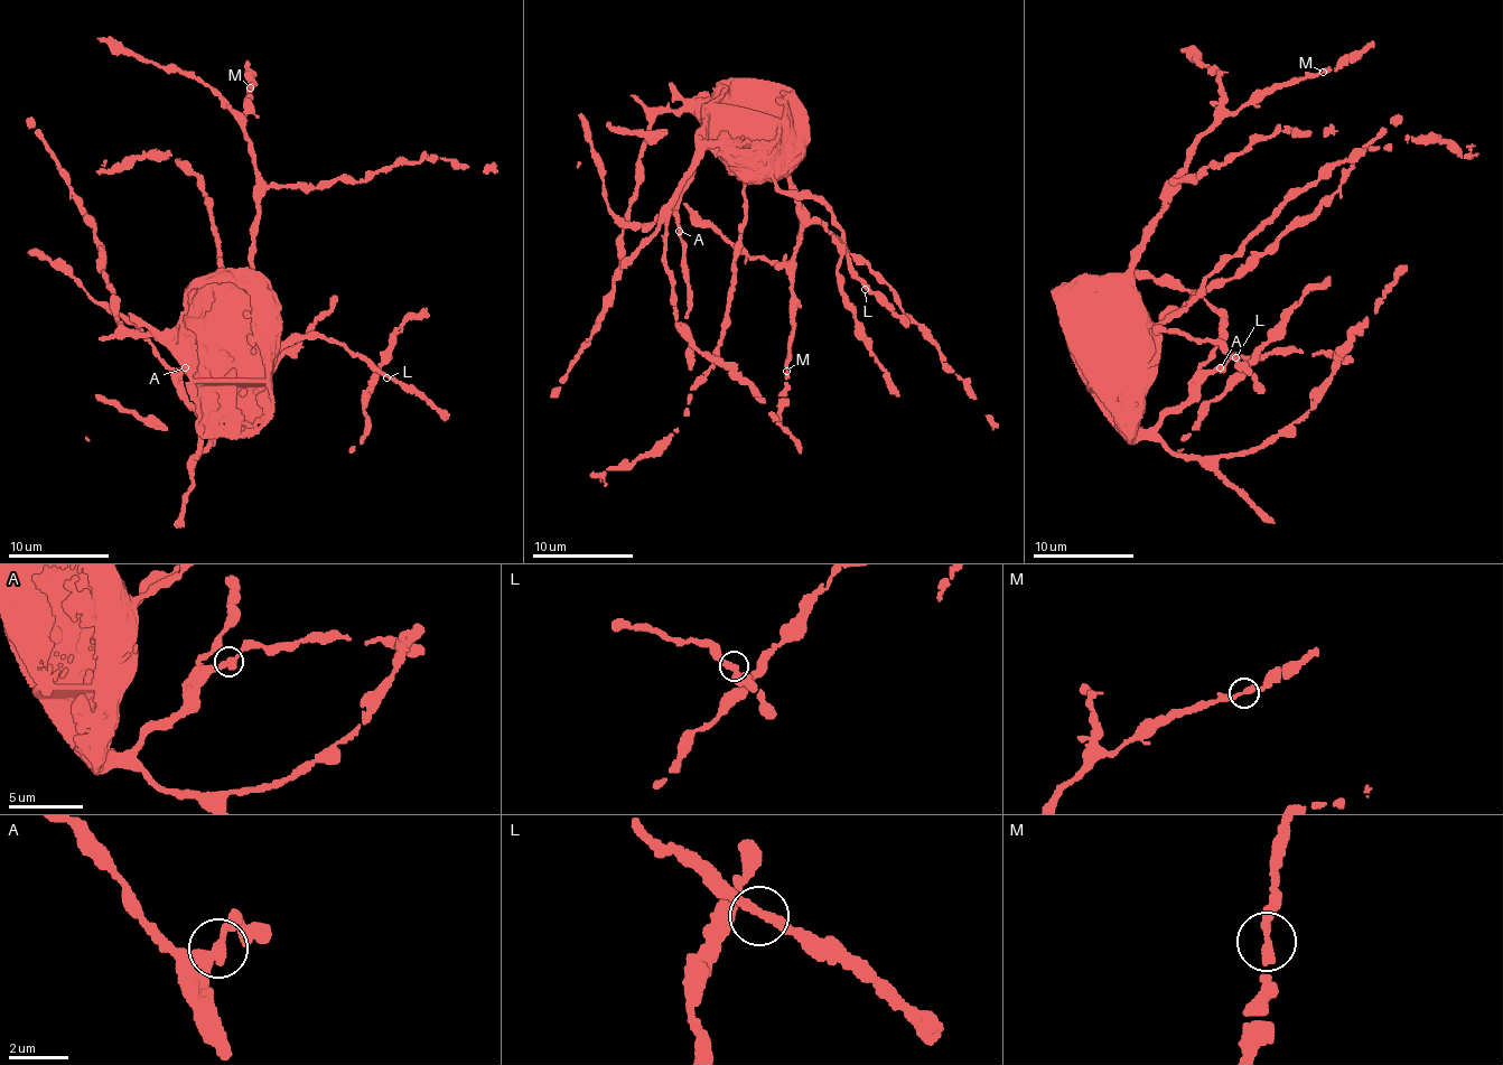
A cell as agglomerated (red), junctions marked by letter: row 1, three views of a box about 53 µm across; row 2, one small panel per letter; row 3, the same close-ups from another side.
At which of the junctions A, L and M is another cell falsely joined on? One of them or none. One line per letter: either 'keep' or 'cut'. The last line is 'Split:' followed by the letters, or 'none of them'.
A: keep
L: keep
M: keep
Split: none of them

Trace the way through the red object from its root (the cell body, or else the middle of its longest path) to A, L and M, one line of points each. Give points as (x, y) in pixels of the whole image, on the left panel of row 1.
A: (197, 319), (198, 347), (205, 383), (204, 424), (180, 384), (186, 368)
L: (197, 319), (226, 342), (241, 342), (267, 366), (289, 342), (305, 337), (329, 338), (362, 355), (386, 377)
M: (197, 319), (205, 307), (222, 292), (234, 289), (252, 270), (259, 174), (243, 124), (252, 100), (250, 89)

